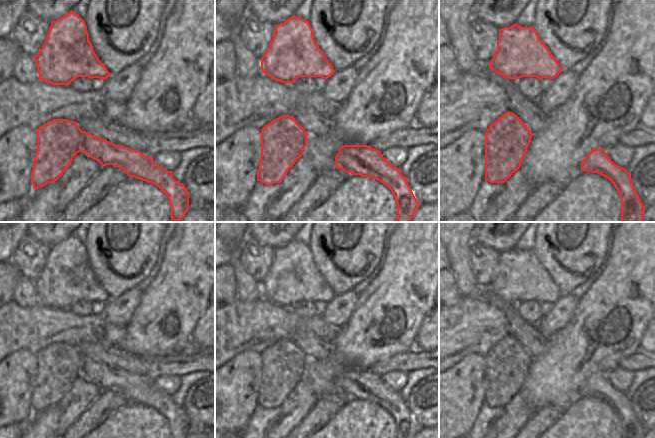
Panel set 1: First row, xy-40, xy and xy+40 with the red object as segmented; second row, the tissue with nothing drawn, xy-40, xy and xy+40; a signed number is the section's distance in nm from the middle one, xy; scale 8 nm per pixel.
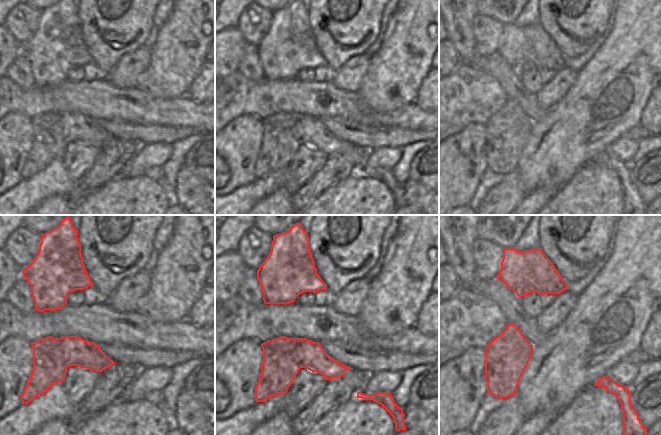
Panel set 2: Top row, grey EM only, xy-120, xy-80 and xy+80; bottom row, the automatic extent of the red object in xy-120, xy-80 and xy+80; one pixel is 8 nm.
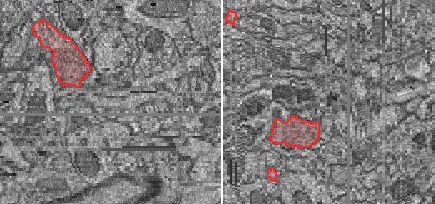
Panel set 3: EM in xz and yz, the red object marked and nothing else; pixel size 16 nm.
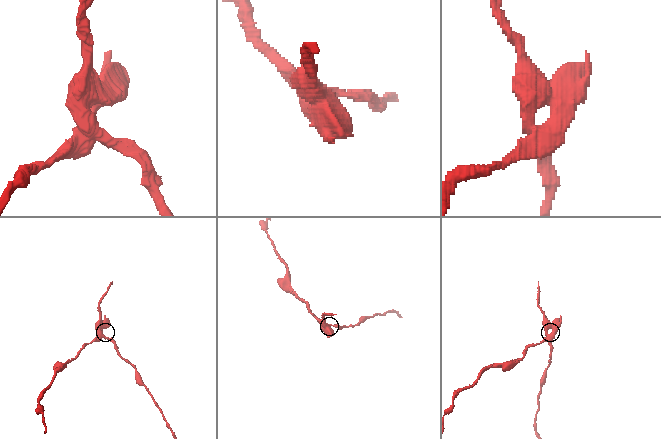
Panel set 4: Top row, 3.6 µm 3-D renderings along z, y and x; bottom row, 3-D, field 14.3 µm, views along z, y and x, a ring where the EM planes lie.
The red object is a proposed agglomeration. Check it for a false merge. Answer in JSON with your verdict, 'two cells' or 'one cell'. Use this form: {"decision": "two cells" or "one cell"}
{"decision": "two cells"}

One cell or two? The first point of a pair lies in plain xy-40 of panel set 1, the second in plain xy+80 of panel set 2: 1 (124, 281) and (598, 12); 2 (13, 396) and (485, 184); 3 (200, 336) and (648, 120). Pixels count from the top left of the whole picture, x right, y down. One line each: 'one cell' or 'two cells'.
1: one cell
2: two cells
3: one cell

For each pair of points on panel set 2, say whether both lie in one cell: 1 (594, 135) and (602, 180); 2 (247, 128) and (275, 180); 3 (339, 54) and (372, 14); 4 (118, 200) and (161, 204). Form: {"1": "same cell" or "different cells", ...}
{"1": "different cells", "2": "different cells", "3": "same cell", "4": "same cell"}

